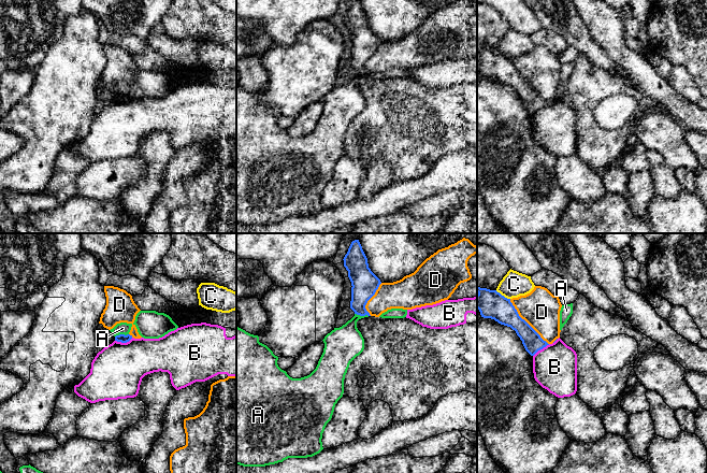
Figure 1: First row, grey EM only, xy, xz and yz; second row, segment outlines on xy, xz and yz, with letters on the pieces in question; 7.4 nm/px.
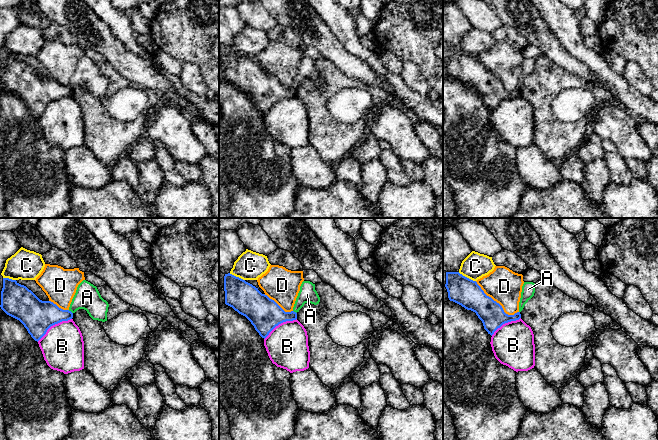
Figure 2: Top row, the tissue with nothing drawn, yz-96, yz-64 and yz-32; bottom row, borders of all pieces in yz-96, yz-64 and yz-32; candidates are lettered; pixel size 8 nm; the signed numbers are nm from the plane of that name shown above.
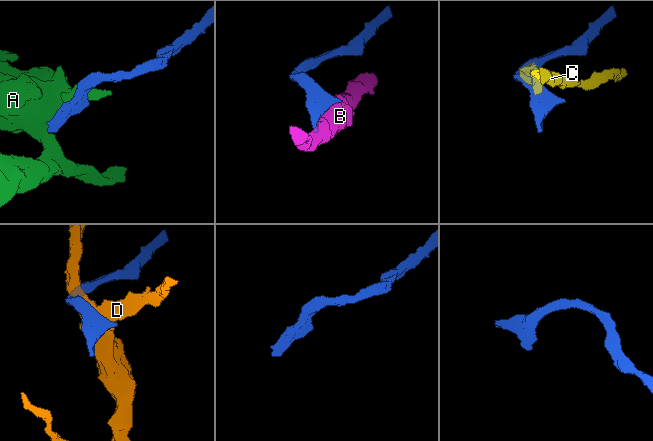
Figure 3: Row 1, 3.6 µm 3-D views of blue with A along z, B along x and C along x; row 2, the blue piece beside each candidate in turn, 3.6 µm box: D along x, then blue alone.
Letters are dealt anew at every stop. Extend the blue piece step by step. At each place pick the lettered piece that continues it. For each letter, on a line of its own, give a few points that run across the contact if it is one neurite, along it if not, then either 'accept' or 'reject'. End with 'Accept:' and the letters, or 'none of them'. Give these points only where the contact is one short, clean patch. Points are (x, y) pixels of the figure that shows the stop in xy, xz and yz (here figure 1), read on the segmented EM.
A: xy (128, 333), (115, 337) | reject
B: reject
C: yz (495, 290), (509, 299) | reject
D: reject
Accept: none of them

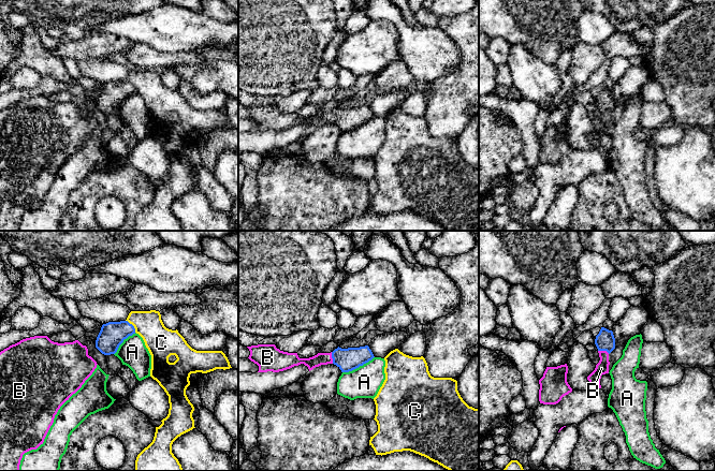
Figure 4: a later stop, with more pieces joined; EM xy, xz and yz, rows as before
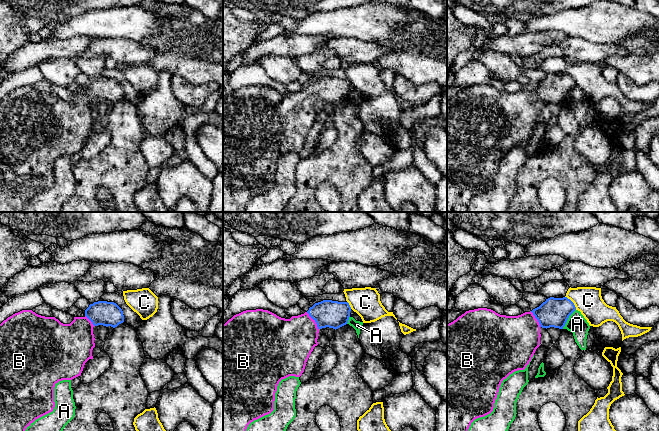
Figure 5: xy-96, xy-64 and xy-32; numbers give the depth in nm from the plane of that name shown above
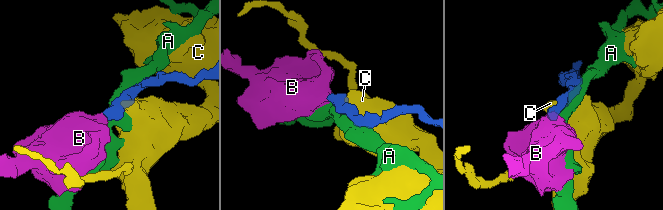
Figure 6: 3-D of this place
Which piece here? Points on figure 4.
A: reject
B: xz (348, 359), (332, 357), (321, 358) | accept
C: reject
Accept: B

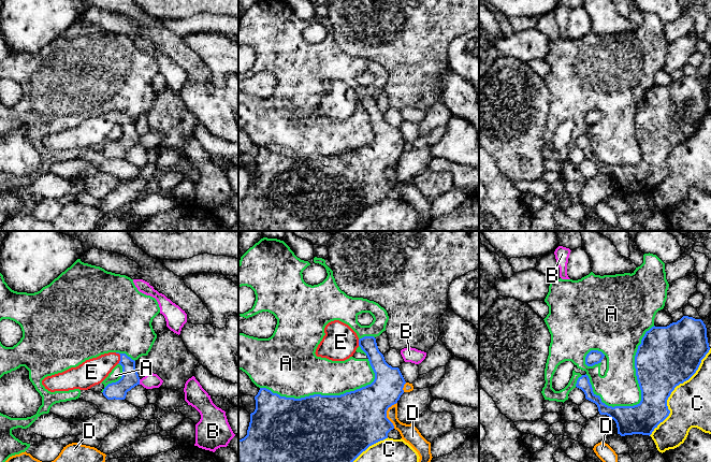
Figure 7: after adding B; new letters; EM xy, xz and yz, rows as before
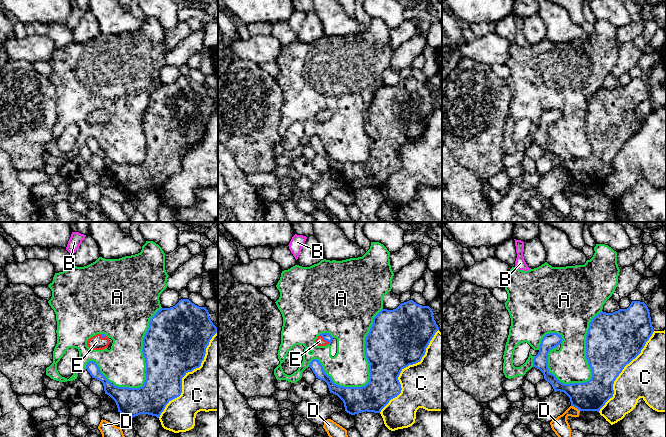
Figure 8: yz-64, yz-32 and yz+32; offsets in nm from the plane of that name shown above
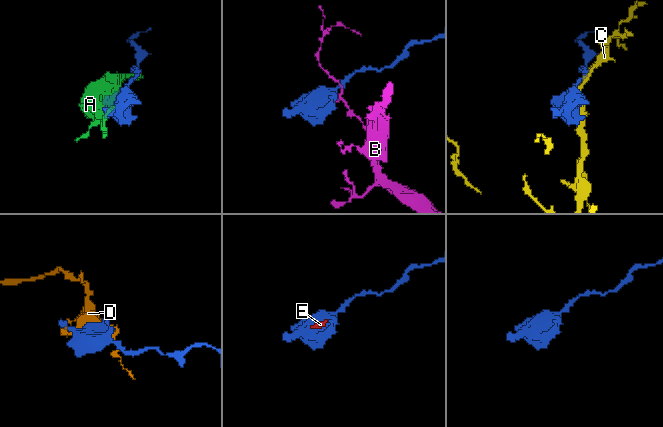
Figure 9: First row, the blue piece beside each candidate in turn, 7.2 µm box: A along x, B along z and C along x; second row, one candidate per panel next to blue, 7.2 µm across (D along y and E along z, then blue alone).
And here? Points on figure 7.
A: reject
B: xy (139, 379), (140, 384) | reject
C: reject
D: reject
E: xy (130, 378), (129, 365), (120, 357), (107, 361), (92, 372) | accept
Accept: E

